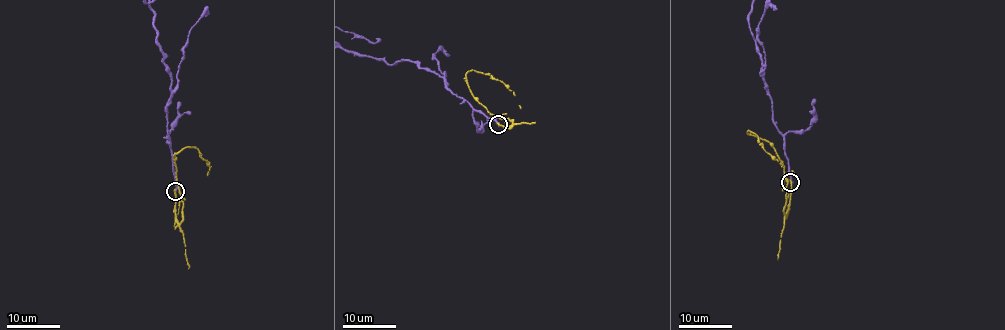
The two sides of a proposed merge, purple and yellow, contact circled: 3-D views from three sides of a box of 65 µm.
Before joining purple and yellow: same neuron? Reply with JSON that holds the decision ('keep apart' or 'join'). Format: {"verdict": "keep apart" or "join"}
{"verdict": "keep apart"}

